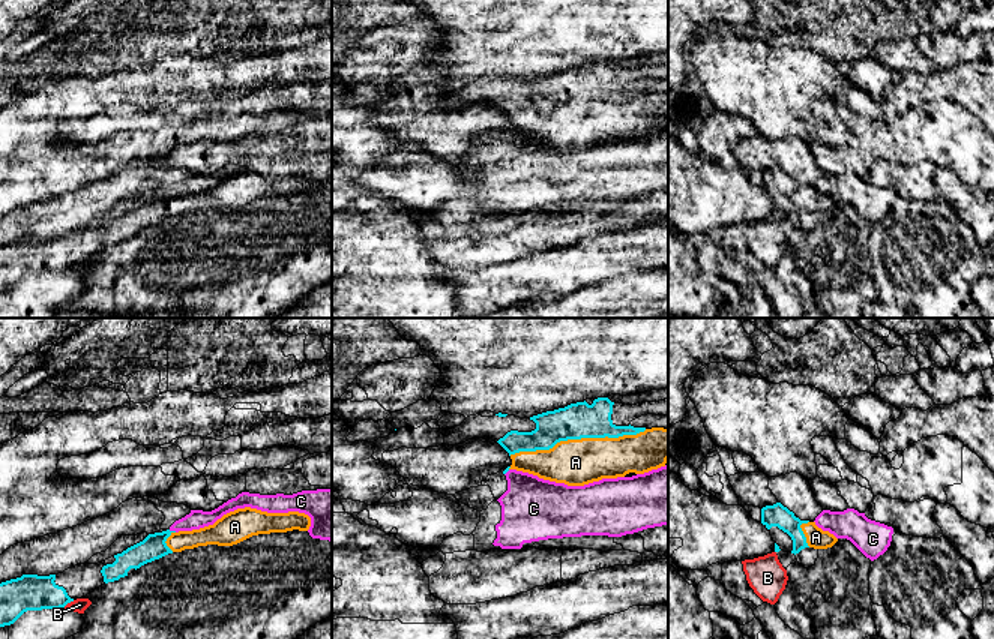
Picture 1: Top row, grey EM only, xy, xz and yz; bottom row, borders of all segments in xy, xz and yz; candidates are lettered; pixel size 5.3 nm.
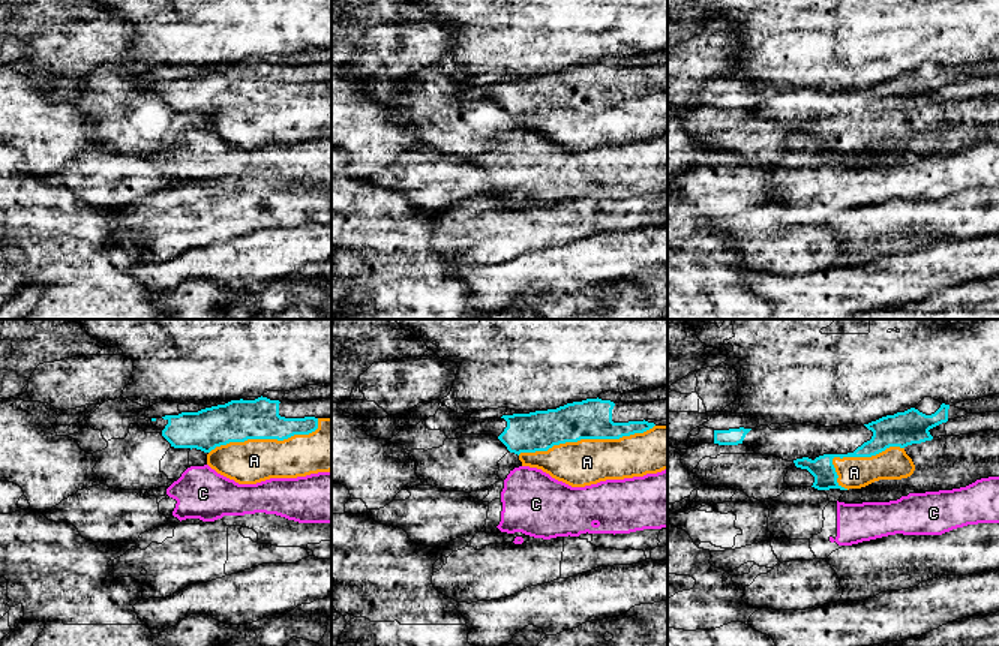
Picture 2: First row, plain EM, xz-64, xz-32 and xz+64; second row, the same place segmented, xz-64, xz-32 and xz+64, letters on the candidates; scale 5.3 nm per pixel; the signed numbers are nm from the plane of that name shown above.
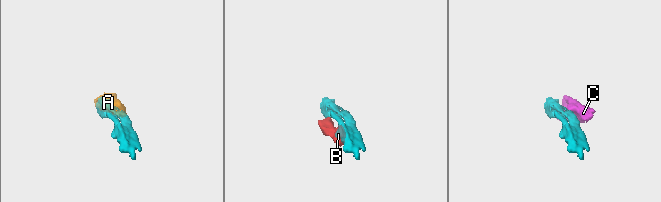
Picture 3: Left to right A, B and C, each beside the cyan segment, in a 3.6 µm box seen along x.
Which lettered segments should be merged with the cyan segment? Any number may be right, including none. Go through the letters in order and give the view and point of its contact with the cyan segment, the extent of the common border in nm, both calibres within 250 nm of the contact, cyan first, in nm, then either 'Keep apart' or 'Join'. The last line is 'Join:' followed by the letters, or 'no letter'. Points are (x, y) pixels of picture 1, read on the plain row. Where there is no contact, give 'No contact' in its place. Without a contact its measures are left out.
A: Touches cyan at xz (577, 102). Shared border 750 nm. Thickness 190 nm (cyan) against 260 nm. Join
B: Touches cyan at xy (68, 266). Shared border 70 nm. Thickness 190 nm (cyan) against 80 nm. Keep apart
C: Touches cyan at xy (173, 195). Shared border 50 nm. Thickness 140 nm (cyan) against 100 nm. Keep apart
Join: A

